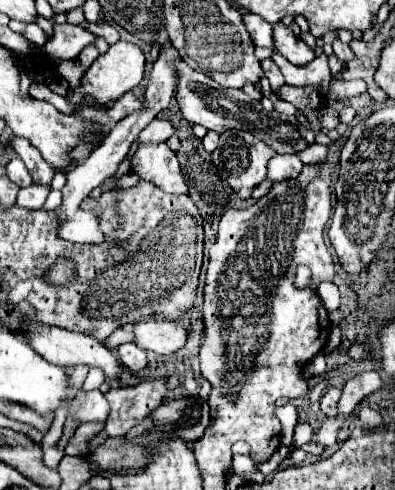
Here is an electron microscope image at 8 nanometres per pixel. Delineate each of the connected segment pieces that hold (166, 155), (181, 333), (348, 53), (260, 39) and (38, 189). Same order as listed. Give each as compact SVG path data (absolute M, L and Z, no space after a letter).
M167 143L139 147L131 159L131 171L135 171L141 179L157 185L165 193L189 193L179 161Z
M147 319L135 325L137 345L159 355L173 355L179 351L189 335L189 329L181 321L169 319Z
M339 39L333 41L333 51L335 51L335 55L337 55L343 63L351 61L351 57L353 57L353 51L351 47L349 47L349 43L343 43L343 41L339 41Z
M243 13L243 23L255 45L273 47L273 27L265 19L261 19L259 15L253 15L253 13Z
M33 183L33 185L29 185L29 187L25 187L25 189L19 191L17 205L23 207L23 209L31 209L31 211L33 209L41 209L43 203L45 203L45 199L47 199L47 195L49 195L49 187Z

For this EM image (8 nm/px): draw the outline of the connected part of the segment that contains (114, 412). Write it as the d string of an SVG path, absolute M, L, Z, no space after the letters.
M161 377L157 381L143 381L135 387L109 389L105 393L105 399L111 407L105 423L107 435L125 435L131 427L139 425L153 409L163 403L165 391L167 377Z

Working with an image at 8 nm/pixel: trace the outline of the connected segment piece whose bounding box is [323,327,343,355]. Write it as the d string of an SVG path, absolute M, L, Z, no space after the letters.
M337 327L331 329L331 333L329 333L329 341L327 341L325 349L323 349L323 355L331 355L331 353L335 353L335 351L341 347L341 343L343 343L343 339L341 339L341 331L339 331Z

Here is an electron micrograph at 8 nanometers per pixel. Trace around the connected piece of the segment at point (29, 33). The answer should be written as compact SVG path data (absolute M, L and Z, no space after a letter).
M25 25L25 29L21 31L21 35L27 41L31 41L33 45L37 45L37 47L43 47L45 41L47 41L47 35L43 33L43 29L39 25Z

